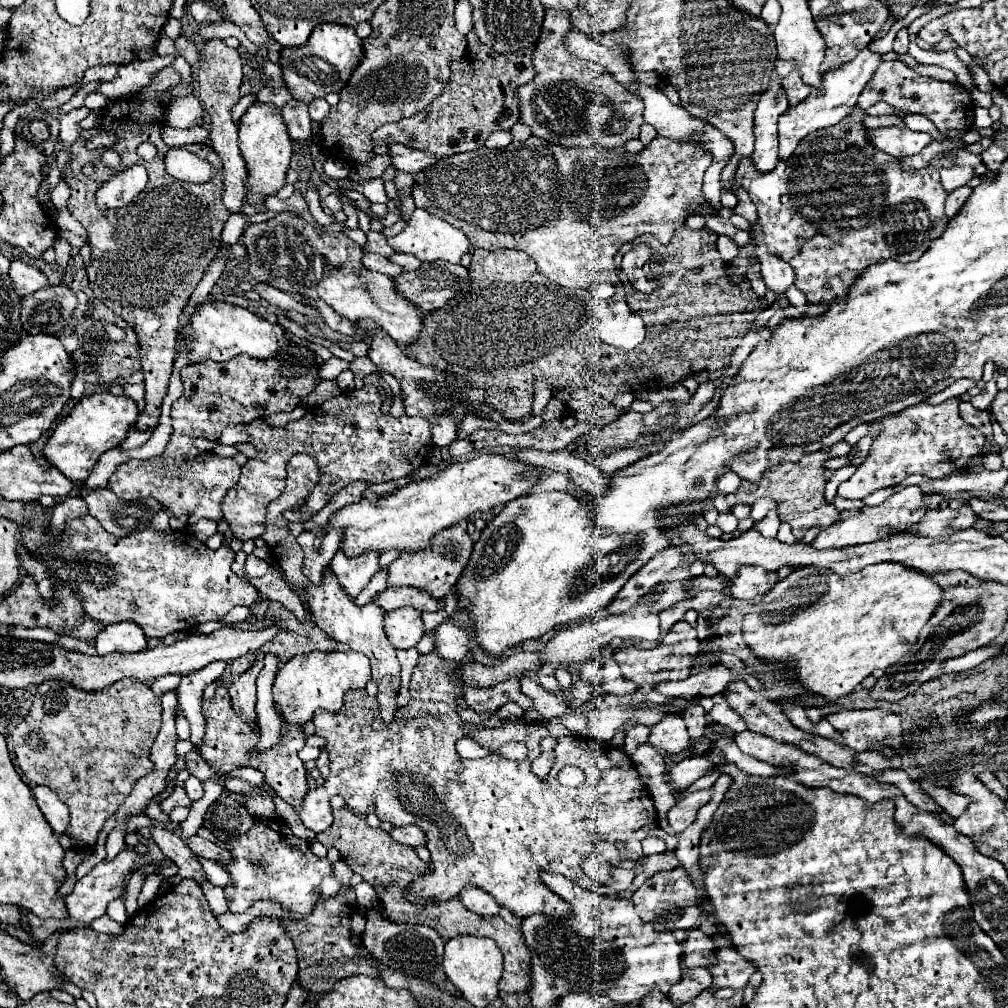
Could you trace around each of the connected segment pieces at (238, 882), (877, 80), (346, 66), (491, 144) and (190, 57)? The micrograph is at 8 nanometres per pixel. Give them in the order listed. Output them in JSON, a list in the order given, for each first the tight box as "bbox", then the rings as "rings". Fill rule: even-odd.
[{"bbox":[225,820,333,918],"rings":[[[257,820],[257,824],[231,840],[231,856],[233,866],[225,866],[233,878],[233,882],[225,888],[225,898],[229,902],[231,912],[247,910],[255,900],[275,898],[283,906],[291,908],[293,918],[303,918],[313,910],[313,904],[319,900],[319,886],[321,878],[331,874],[333,868],[329,860],[317,858],[309,842],[291,834],[285,820]]]},{"bbox":[857,60,975,134],"rings":[[[901,60],[883,62],[881,68],[877,68],[877,72],[873,74],[873,78],[865,86],[865,90],[859,94],[857,106],[859,108],[869,108],[879,100],[883,100],[883,102],[887,102],[887,104],[891,104],[895,108],[901,108],[901,112],[923,114],[943,134],[947,130],[965,132],[965,130],[969,130],[973,126],[973,120],[975,120],[973,100],[971,100],[969,92],[961,84],[949,84],[949,82],[919,76],[911,68],[907,68]]]},{"bbox":[281,24,363,100],"rings":[[[317,24],[309,42],[301,48],[285,48],[281,50],[281,68],[287,90],[297,100],[325,98],[329,92],[341,92],[349,82],[353,70],[363,60],[363,40],[357,36],[355,28],[347,28],[341,24]]]},{"bbox":[485,130,511,148],"rings":[[[503,130],[503,132],[491,134],[491,136],[487,138],[485,146],[487,146],[487,148],[505,148],[509,142],[511,142],[511,134],[509,134],[507,130]]]},{"bbox":[177,36,199,66],"rings":[[[179,36],[177,38],[177,52],[191,64],[191,66],[195,66],[197,62],[199,62],[199,52],[197,52],[197,46],[195,44],[191,44],[189,40],[185,40],[183,36]]]}]

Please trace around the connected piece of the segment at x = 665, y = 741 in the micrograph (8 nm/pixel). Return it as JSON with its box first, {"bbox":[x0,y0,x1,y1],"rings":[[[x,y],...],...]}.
{"bbox":[649,712,691,754],"rings":[[[671,712],[661,722],[651,726],[649,742],[665,754],[679,754],[691,746],[691,738],[687,734],[685,722],[681,714]]]}

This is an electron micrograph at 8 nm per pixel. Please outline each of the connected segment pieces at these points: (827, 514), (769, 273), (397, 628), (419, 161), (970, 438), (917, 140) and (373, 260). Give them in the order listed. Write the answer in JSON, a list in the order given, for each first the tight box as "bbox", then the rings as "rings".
[{"bbox":[727,452,839,540],"rings":[[[817,452],[817,454],[807,454],[805,458],[801,458],[799,462],[785,462],[779,466],[769,468],[769,472],[765,472],[765,476],[761,478],[761,482],[757,484],[749,484],[749,482],[741,482],[739,490],[733,494],[727,494],[727,504],[735,506],[739,504],[753,504],[759,498],[773,498],[777,502],[777,512],[781,522],[787,522],[793,528],[793,536],[797,540],[801,540],[805,536],[805,532],[809,532],[811,528],[819,528],[825,530],[829,528],[829,524],[835,524],[839,520],[839,510],[829,504],[825,500],[825,460],[829,460],[831,456],[827,452]]]},{"bbox":[757,230,795,302],"rings":[[[757,230],[757,242],[759,242],[757,258],[761,262],[761,274],[763,274],[767,288],[775,294],[775,302],[777,302],[777,300],[785,298],[785,292],[793,286],[795,272],[789,264],[785,264],[783,260],[777,260],[777,256],[769,254],[767,248],[761,248],[761,232],[759,230]]]},{"bbox":[385,608,425,648],"rings":[[[397,608],[385,614],[385,632],[395,648],[413,648],[425,634],[417,608]]]},{"bbox":[389,144,437,174],"rings":[[[393,144],[389,154],[391,154],[393,166],[397,170],[411,172],[411,174],[417,174],[417,172],[421,172],[421,170],[425,170],[425,168],[429,168],[437,162],[437,156],[421,152],[417,148],[411,148],[411,146],[405,146],[405,144]]]},{"bbox":[837,398,983,500],"rings":[[[949,398],[939,406],[929,406],[929,404],[921,402],[921,404],[915,404],[915,406],[901,410],[897,416],[883,418],[883,430],[877,436],[877,440],[873,442],[869,456],[865,458],[865,462],[857,468],[857,472],[847,482],[839,484],[837,494],[841,498],[849,498],[849,500],[863,500],[865,496],[873,494],[879,488],[901,484],[907,474],[923,474],[923,476],[929,476],[929,478],[943,478],[943,476],[947,476],[955,470],[963,470],[967,466],[967,460],[973,454],[983,452],[983,434],[977,428],[969,426],[959,416],[959,404],[961,404],[961,398]]]},{"bbox":[869,126,931,160],"rings":[[[895,126],[891,128],[877,128],[869,132],[869,138],[873,140],[875,148],[883,150],[885,154],[901,160],[913,154],[919,154],[927,144],[931,144],[931,136],[925,132],[913,132],[909,128],[899,130]]]},{"bbox":[363,254,405,276],"rings":[[[365,254],[363,256],[363,266],[375,272],[383,272],[383,274],[391,274],[391,276],[401,276],[405,272],[405,268],[393,264],[389,258],[379,256],[379,254]]]}]

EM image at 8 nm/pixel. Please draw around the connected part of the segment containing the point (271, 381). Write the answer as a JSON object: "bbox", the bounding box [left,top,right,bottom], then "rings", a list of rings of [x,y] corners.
{"bbox":[109,346,319,524],"rings":[[[303,346],[285,348],[273,360],[257,360],[257,358],[241,354],[229,362],[205,360],[205,362],[195,362],[195,364],[185,366],[181,370],[181,382],[183,382],[185,390],[183,390],[181,398],[171,406],[173,434],[169,438],[165,452],[157,458],[151,458],[151,460],[129,460],[129,462],[121,464],[111,474],[109,488],[121,500],[139,500],[141,496],[153,496],[155,500],[161,500],[161,504],[165,504],[165,508],[169,508],[185,524],[197,524],[203,518],[219,524],[223,520],[221,500],[227,494],[227,490],[237,484],[239,474],[241,474],[241,466],[233,458],[225,458],[225,456],[219,456],[219,454],[209,452],[209,450],[199,450],[195,446],[195,440],[197,438],[217,440],[221,436],[223,428],[227,428],[227,426],[247,424],[255,418],[263,418],[263,416],[269,416],[275,412],[291,412],[317,386],[317,380],[319,380],[317,368],[319,368],[319,362]]]}

